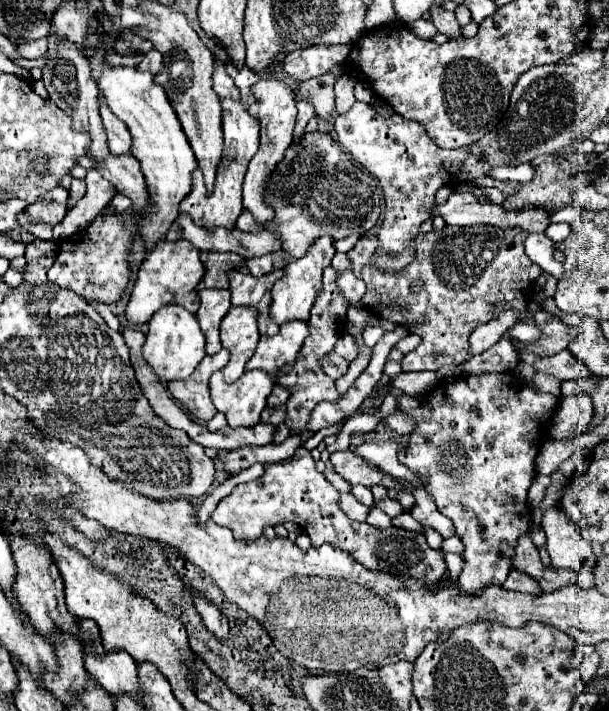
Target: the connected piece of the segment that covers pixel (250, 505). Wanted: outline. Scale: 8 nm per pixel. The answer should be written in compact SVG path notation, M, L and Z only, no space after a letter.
M300 446L296 454L284 462L266 464L266 472L262 478L246 484L238 484L232 494L228 494L212 512L212 520L218 526L226 526L234 532L234 538L252 544L262 536L266 526L278 526L288 520L296 522L312 540L314 548L320 548L324 542L352 554L364 568L368 570L386 570L392 576L400 576L400 568L404 568L406 578L424 582L432 586L446 572L446 562L442 552L432 550L426 544L424 534L408 532L396 526L378 530L366 522L352 522L338 508L338 490L316 470L316 464L310 452Z

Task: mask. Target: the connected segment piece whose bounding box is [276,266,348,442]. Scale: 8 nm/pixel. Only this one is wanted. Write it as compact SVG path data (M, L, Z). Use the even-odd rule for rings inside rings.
M330 266L324 270L324 288L320 292L320 296L316 298L316 304L312 306L312 316L308 320L310 324L310 336L306 338L296 362L292 366L284 366L284 370L280 370L280 374L276 376L276 382L280 386L284 386L290 392L290 398L286 402L286 426L290 428L292 434L298 434L302 438L302 442L306 442L314 432L308 430L308 422L310 422L310 414L314 410L314 406L322 400L328 402L338 402L340 394L334 386L334 380L328 378L320 366L320 360L332 352L338 336L342 334L342 324L346 322L346 310L348 310L348 300L344 298L342 290L336 284L336 270Z

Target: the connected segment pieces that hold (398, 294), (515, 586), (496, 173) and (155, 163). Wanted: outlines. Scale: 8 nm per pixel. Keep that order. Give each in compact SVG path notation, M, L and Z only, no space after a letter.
M446 228L442 232L418 234L416 258L400 274L382 274L370 266L370 254L378 246L374 234L364 234L348 252L350 270L366 282L366 294L360 304L374 316L404 326L410 334L422 338L420 346L402 360L403 372L437 371L442 364L460 364L466 358L468 336L480 324L496 318L510 308L521 308L521 321L532 320L542 328L542 338L524 344L528 352L538 356L554 356L566 349L574 328L544 309L535 314L527 310L532 286L542 274L524 252L528 232L522 228Z
M510 570L510 576L504 582L506 590L522 590L528 594L542 594L540 586L536 586L536 582L532 582L532 578L528 578L526 574L520 574L518 570Z
M518 164L518 166L496 166L488 172L490 178L494 180L502 180L502 182L518 182L524 184L528 180L532 180L534 168L530 164Z
M104 66L100 76L100 90L106 96L112 112L128 126L134 144L132 156L140 160L144 178L148 178L148 192L152 194L150 214L140 218L140 234L146 240L148 252L156 240L164 240L170 224L178 216L178 204L188 194L192 178L190 172L196 168L196 156L180 130L180 122L164 94L164 88L154 82L148 72L138 72L136 68L110 68Z

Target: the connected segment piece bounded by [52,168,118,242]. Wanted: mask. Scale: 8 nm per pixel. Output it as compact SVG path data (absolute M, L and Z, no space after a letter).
M88 170L86 176L86 194L76 202L76 206L66 214L66 218L52 228L54 238L52 242L60 242L64 238L70 238L80 228L84 228L90 220L94 220L102 208L110 204L110 200L116 196L116 188L100 174L100 170Z

